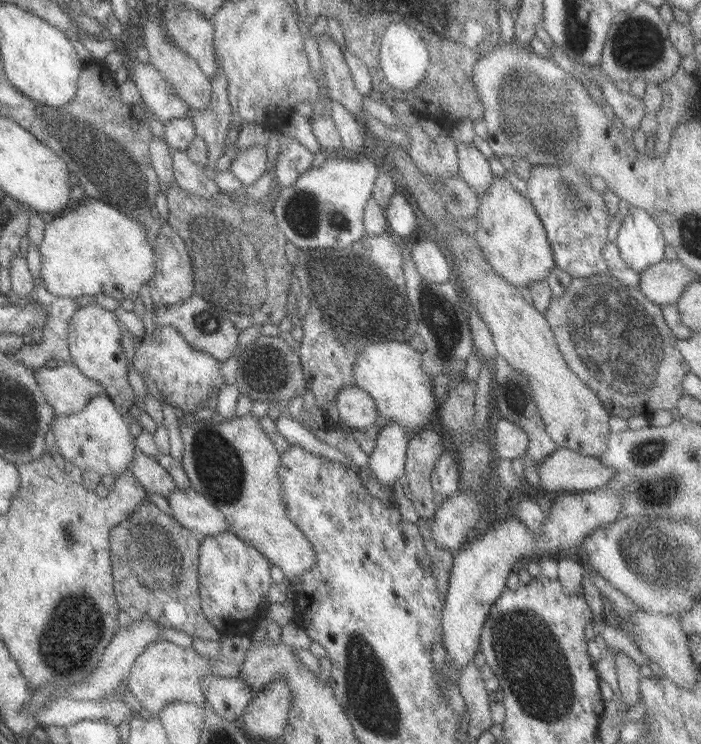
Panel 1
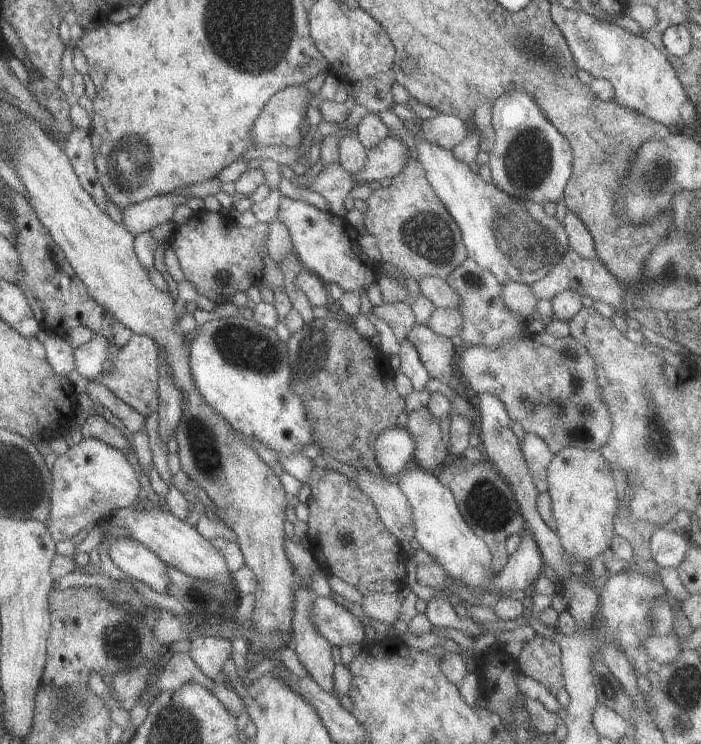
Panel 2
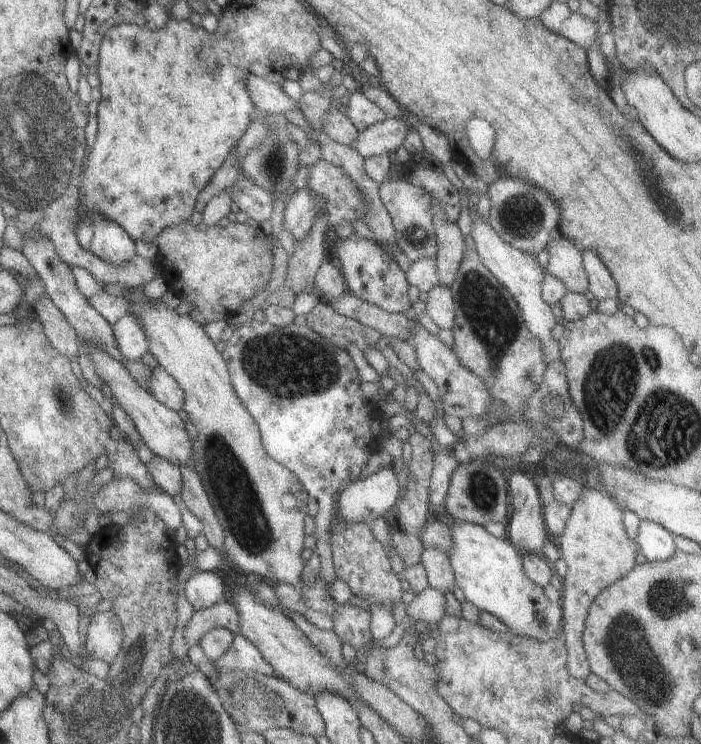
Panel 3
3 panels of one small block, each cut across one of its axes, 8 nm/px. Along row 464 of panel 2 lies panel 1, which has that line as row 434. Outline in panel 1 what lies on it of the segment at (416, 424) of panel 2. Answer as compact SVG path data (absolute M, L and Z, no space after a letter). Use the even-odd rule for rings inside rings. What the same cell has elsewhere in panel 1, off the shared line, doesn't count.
M429 428L413 436L407 444L403 478L409 488L411 508L415 508L419 520L431 518L437 510L437 504L433 502L433 490L431 490L429 478L443 450L445 450L443 436L439 436Z

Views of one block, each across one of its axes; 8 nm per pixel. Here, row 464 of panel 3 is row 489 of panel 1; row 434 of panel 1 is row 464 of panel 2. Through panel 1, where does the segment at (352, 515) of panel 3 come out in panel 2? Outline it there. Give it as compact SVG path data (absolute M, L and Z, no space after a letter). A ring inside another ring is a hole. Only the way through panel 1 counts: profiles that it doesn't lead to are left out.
M395 426L391 430L383 430L375 438L373 450L377 456L377 466L381 470L381 476L393 480L407 466L407 462L413 460L415 442L409 430Z

